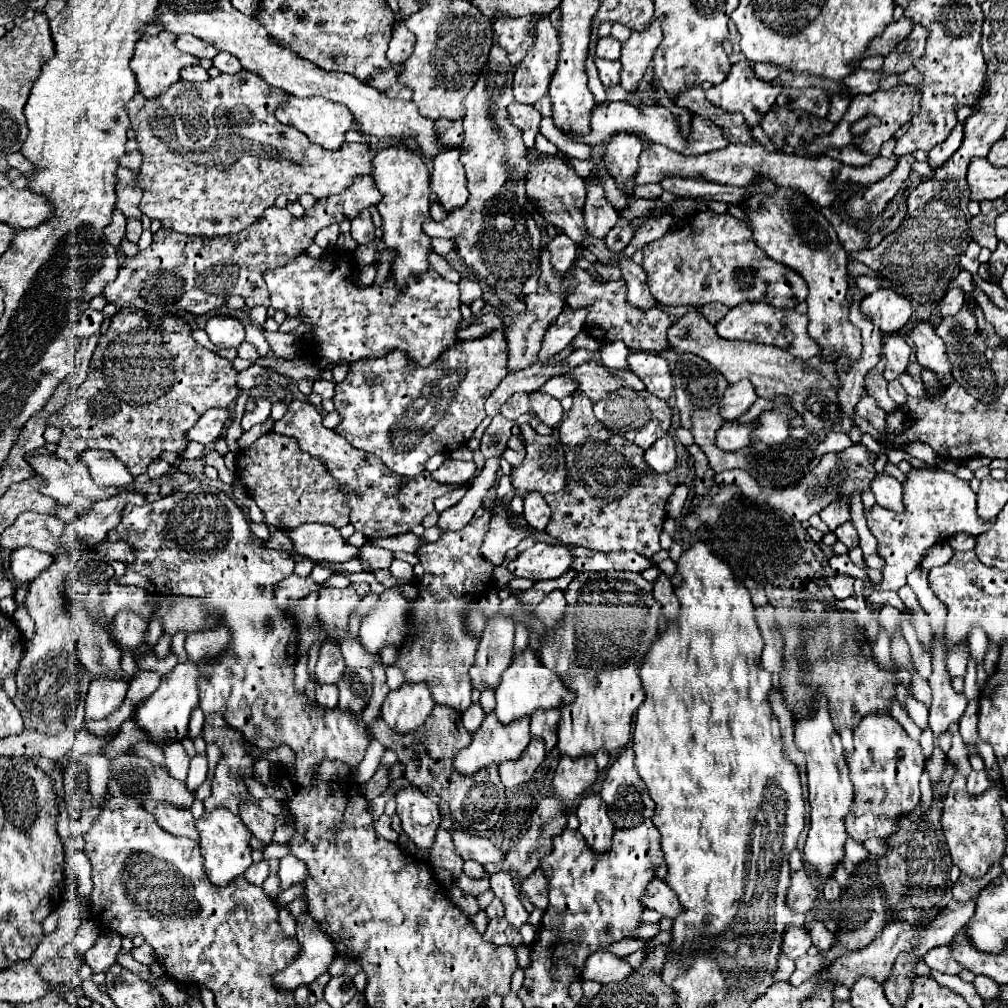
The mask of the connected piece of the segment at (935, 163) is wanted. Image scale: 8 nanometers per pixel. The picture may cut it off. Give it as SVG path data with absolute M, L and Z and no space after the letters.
M958 123L958 125L952 129L950 137L948 137L944 143L936 145L936 147L928 153L928 163L930 163L932 169L936 169L936 167L940 167L942 163L946 163L948 157L952 157L952 155L958 151L958 147L960 147L960 143L962 143L962 129L964 129L964 125Z

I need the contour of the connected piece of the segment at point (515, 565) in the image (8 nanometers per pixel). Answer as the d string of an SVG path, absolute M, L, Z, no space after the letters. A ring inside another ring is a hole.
M536 543L530 549L522 551L514 561L508 563L508 569L516 577L526 577L532 581L556 579L566 573L570 567L570 547L564 545L542 545Z

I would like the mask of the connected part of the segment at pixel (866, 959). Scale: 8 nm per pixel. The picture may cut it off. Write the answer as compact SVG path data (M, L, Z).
M952 899L950 905L946 905L938 913L938 917L934 917L930 923L914 925L914 923L890 921L886 925L886 929L882 931L882 937L878 937L878 941L870 943L866 949L862 949L862 953L852 953L850 957L842 957L842 961L838 961L838 969L834 969L834 983L842 983L842 985L850 987L852 981L856 981L858 977L864 975L864 977L872 977L874 981L884 985L888 981L888 977L892 973L892 965L896 963L900 953L912 953L912 955L922 959L930 949L950 945L954 933L958 929L962 929L972 915L974 915L974 901L958 903L958 901Z

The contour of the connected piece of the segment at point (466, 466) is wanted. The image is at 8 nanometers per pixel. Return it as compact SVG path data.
M446 459L440 469L432 471L432 479L438 483L450 483L450 485L460 485L468 483L476 473L474 461L454 461Z

